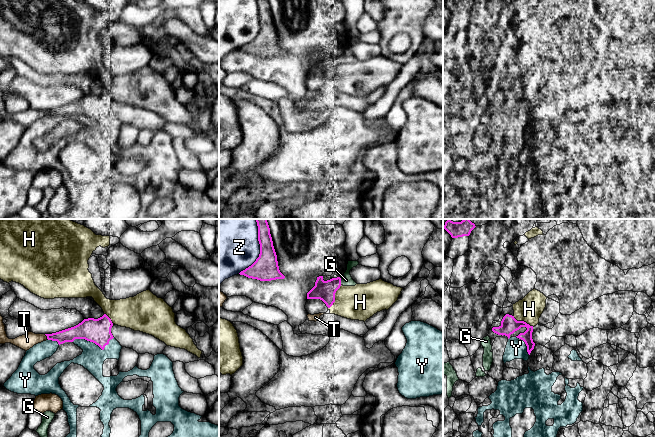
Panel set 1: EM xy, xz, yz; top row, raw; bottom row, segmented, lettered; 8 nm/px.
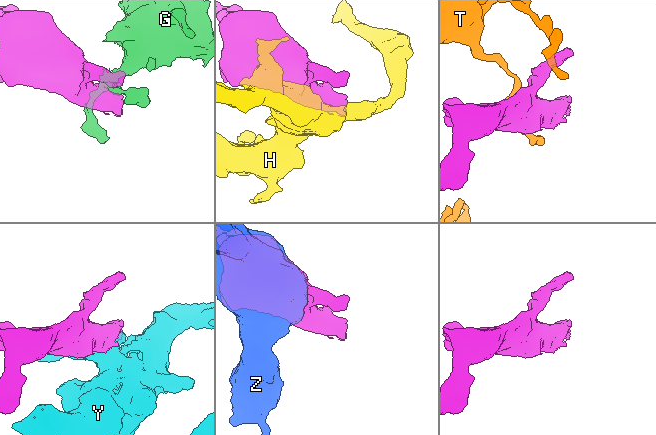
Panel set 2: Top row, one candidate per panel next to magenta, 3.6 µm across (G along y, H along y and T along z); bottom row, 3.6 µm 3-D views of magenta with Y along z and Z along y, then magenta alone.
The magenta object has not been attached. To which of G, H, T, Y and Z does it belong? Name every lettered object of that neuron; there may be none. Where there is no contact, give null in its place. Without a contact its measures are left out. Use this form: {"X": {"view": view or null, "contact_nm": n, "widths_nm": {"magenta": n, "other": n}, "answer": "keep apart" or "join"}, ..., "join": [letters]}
{"G": {"view": "xz", "contact_nm": 60, "widths_nm": {"magenta": 160, "other": 100}, "answer": "keep apart"}, "H": {"view": "xz", "contact_nm": 220, "widths_nm": {"magenta": 160, "other": 280}, "answer": "keep apart"}, "T": {"view": "xy", "contact_nm": 60, "widths_nm": {"magenta": 110, "other": 120}, "answer": "keep apart"}, "Y": {"view": "xy", "contact_nm": 340, "widths_nm": {"magenta": 200, "other": 190}, "answer": "keep apart"}, "Z": {"view": "xz", "contact_nm": 460, "widths_nm": {"magenta": 200, "other": 460}, "answer": "keep apart"}, "join": []}

